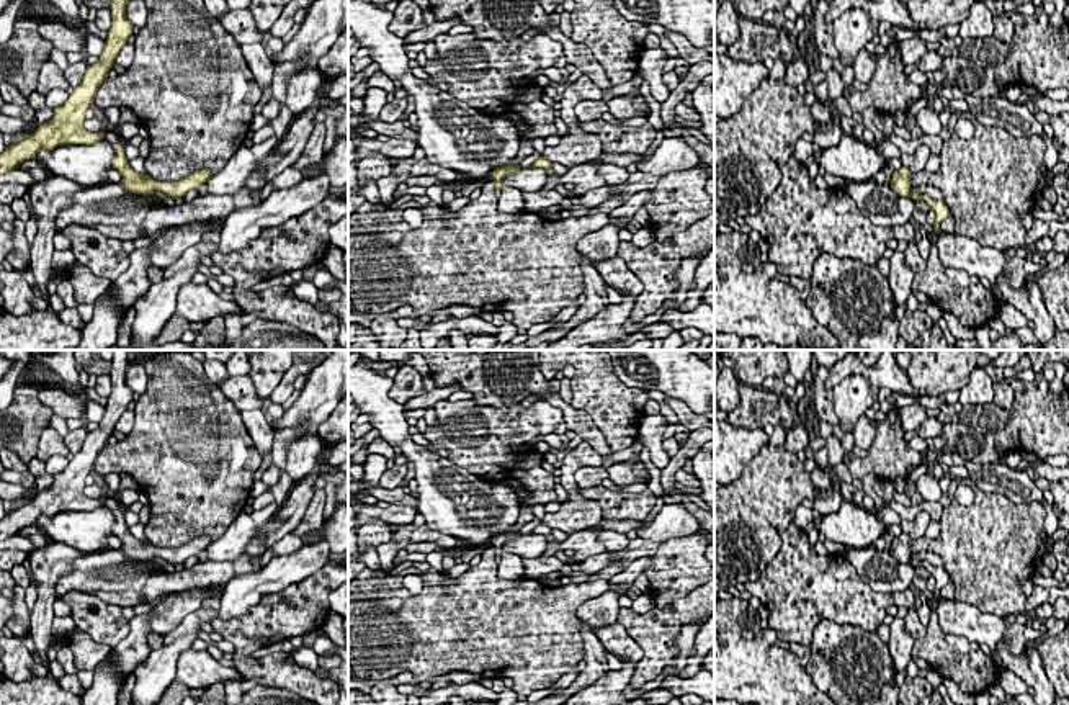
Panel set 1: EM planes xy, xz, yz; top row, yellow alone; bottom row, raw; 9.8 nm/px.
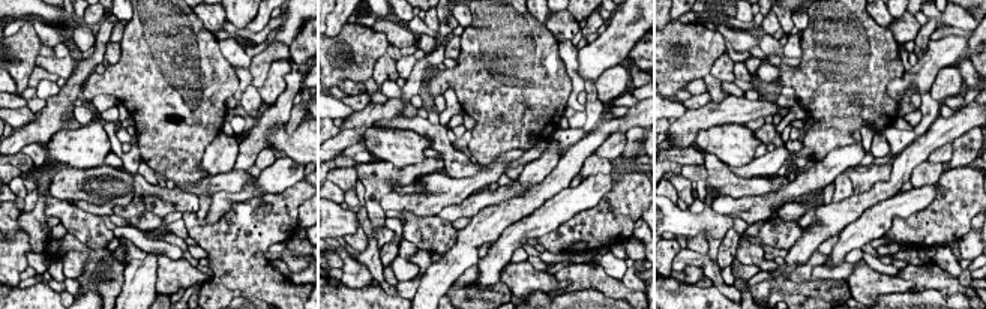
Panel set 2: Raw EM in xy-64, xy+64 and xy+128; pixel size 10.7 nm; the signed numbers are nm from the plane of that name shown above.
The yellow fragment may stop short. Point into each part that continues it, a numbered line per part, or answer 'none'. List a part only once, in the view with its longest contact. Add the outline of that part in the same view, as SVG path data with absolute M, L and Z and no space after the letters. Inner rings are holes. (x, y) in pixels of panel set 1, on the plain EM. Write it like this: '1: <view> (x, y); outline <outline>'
none

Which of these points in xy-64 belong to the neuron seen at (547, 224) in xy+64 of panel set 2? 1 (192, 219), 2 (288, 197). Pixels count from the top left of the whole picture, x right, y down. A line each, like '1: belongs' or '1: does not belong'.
1: does not belong
2: does not belong

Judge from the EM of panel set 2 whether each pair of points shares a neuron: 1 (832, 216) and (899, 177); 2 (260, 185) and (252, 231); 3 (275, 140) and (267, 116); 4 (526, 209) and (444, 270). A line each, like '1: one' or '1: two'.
1: one
2: two
3: two
4: one

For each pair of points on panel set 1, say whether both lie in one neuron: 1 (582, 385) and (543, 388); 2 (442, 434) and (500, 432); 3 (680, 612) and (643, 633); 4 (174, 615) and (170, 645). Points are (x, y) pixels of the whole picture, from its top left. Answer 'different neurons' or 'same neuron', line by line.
1: different neurons
2: same neuron
3: same neuron
4: different neurons

